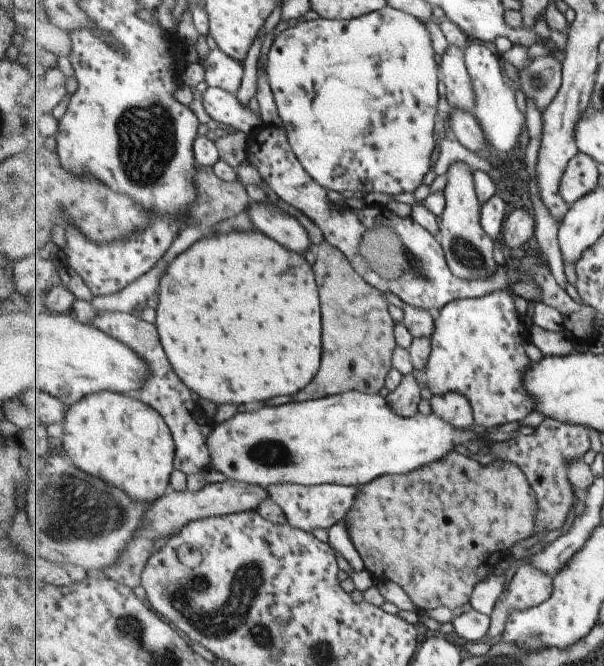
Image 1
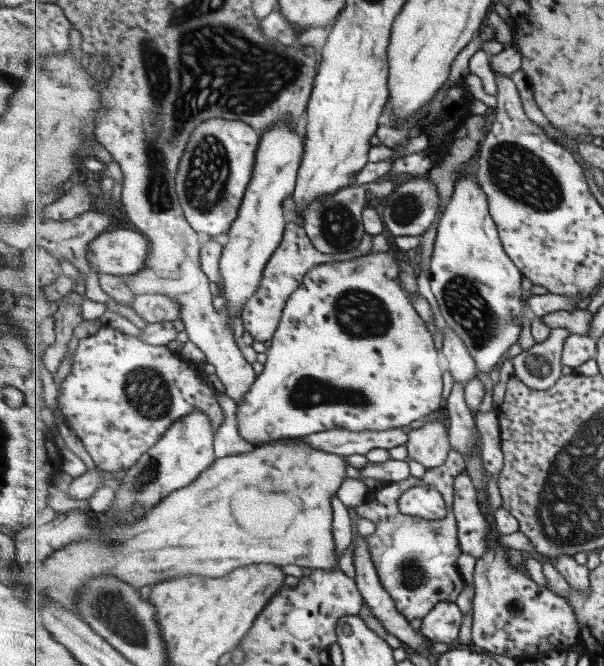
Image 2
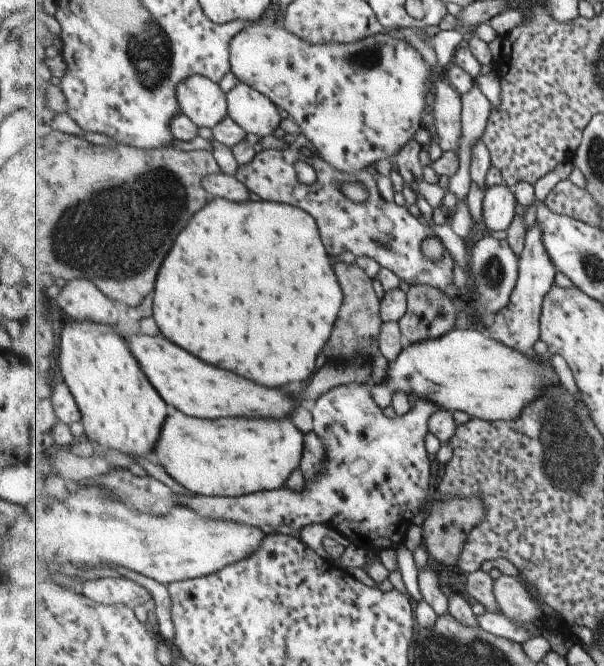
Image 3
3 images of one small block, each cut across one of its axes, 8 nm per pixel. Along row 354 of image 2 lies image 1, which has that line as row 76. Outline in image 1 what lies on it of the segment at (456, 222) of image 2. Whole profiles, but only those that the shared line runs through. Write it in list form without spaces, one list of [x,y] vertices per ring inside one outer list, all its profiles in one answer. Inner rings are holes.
[[[475,42],[466,49],[465,60],[469,74],[471,74],[470,78],[473,80],[475,94],[477,94],[477,102],[472,112],[487,136],[488,147],[511,154],[511,150],[519,144],[519,136],[523,130],[529,132],[529,126],[527,126],[527,112],[519,110],[517,106],[515,88],[505,74],[503,59],[497,56],[489,46]]]

